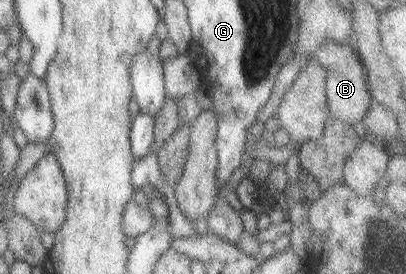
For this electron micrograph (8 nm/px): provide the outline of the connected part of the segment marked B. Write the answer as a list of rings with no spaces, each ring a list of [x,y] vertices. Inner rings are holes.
[[[329,41],[318,46],[313,54],[313,59],[326,72],[324,95],[328,119],[340,120],[352,126],[360,122],[368,109],[371,98],[366,85],[364,66],[360,63],[358,55],[349,49],[349,43],[343,45]]]

